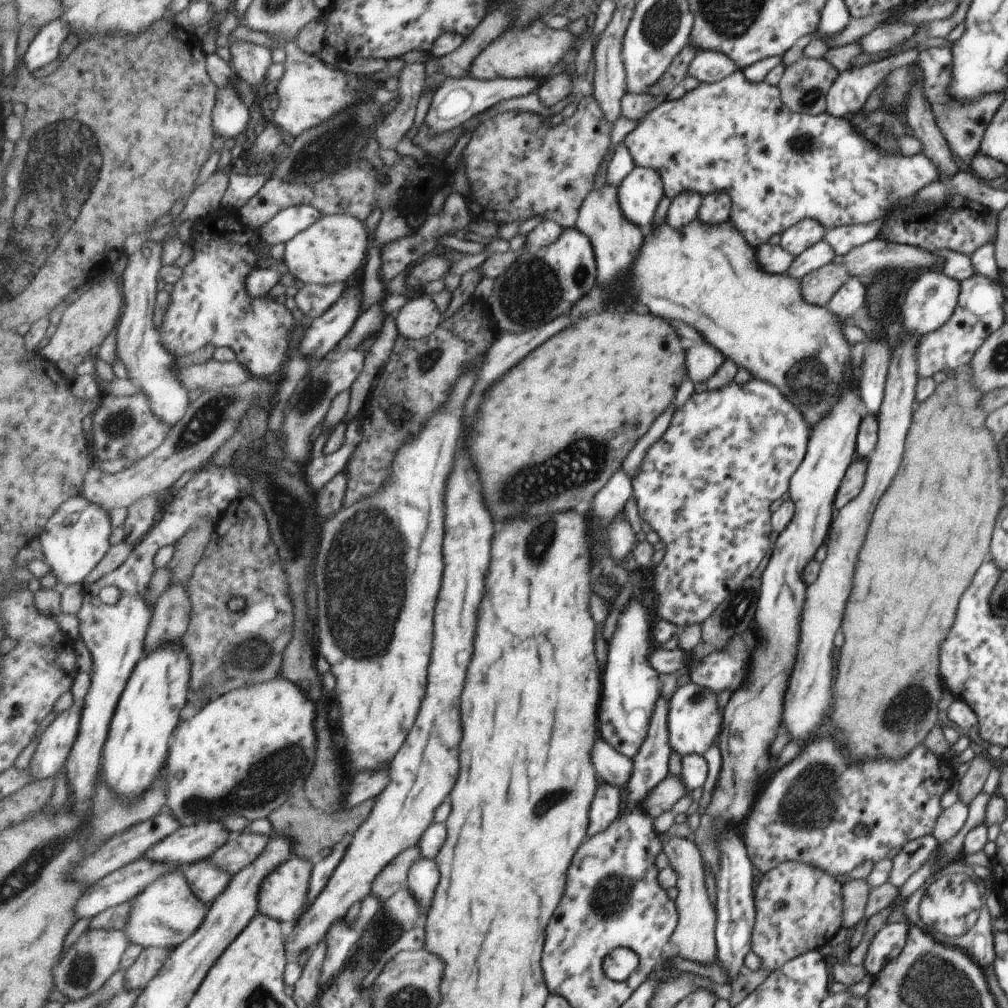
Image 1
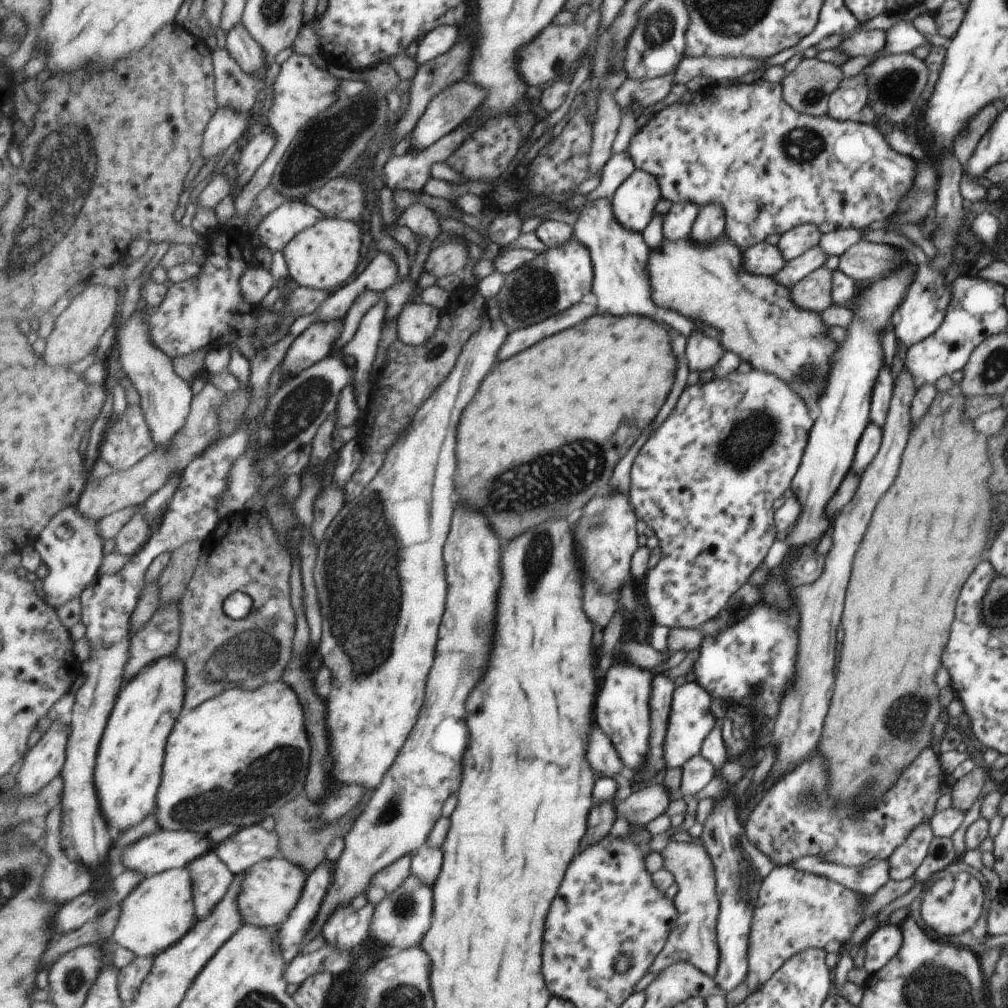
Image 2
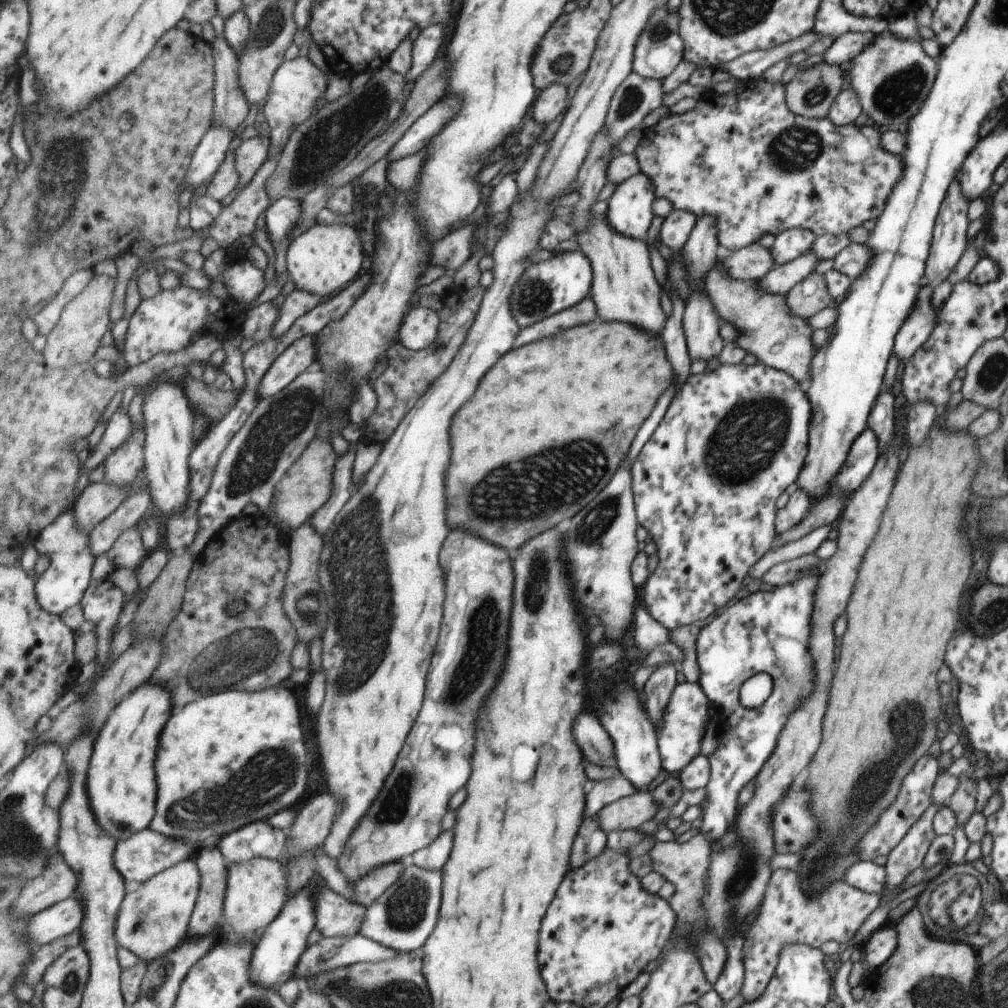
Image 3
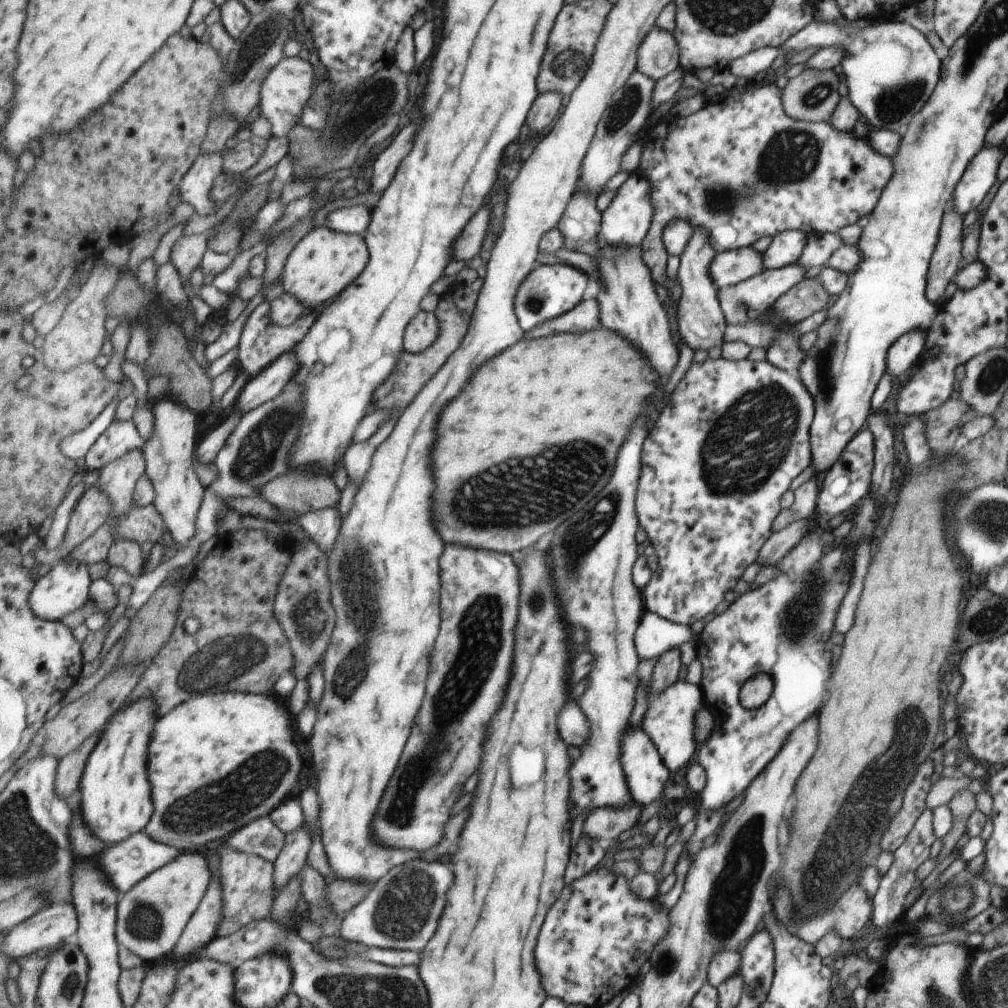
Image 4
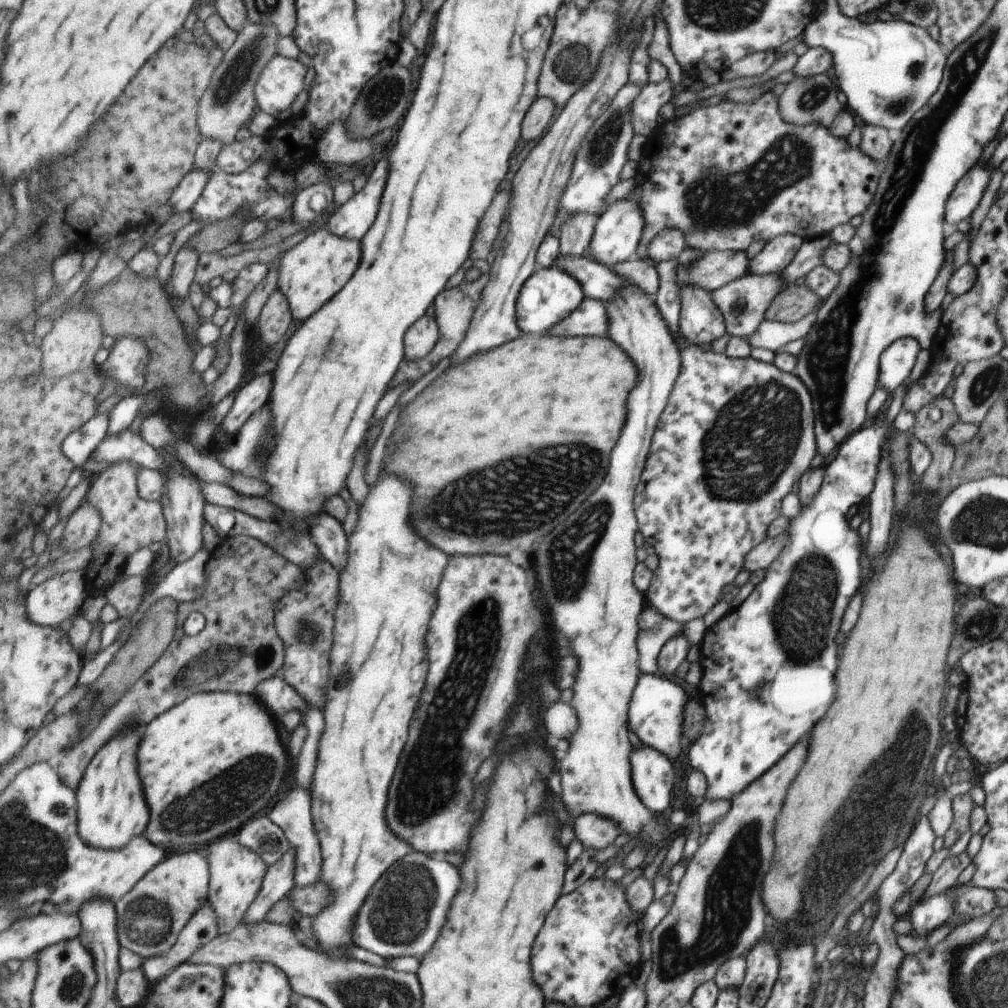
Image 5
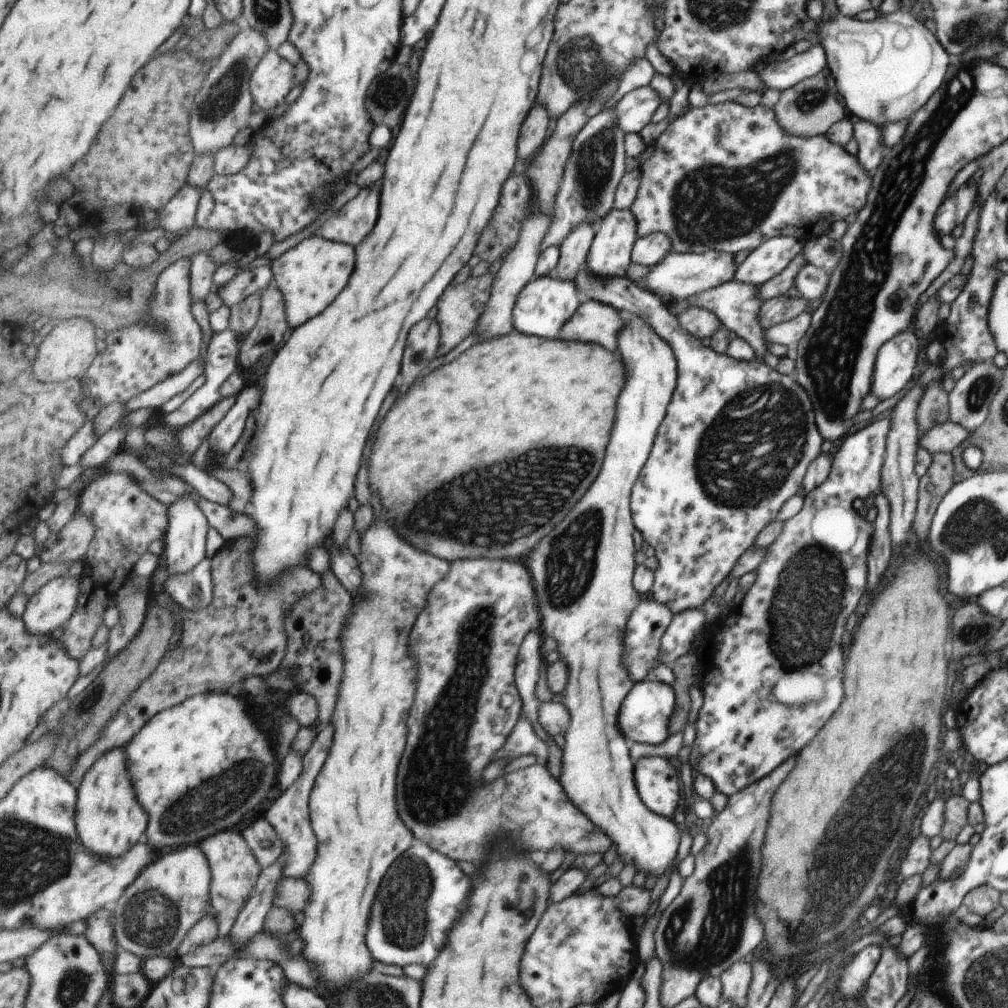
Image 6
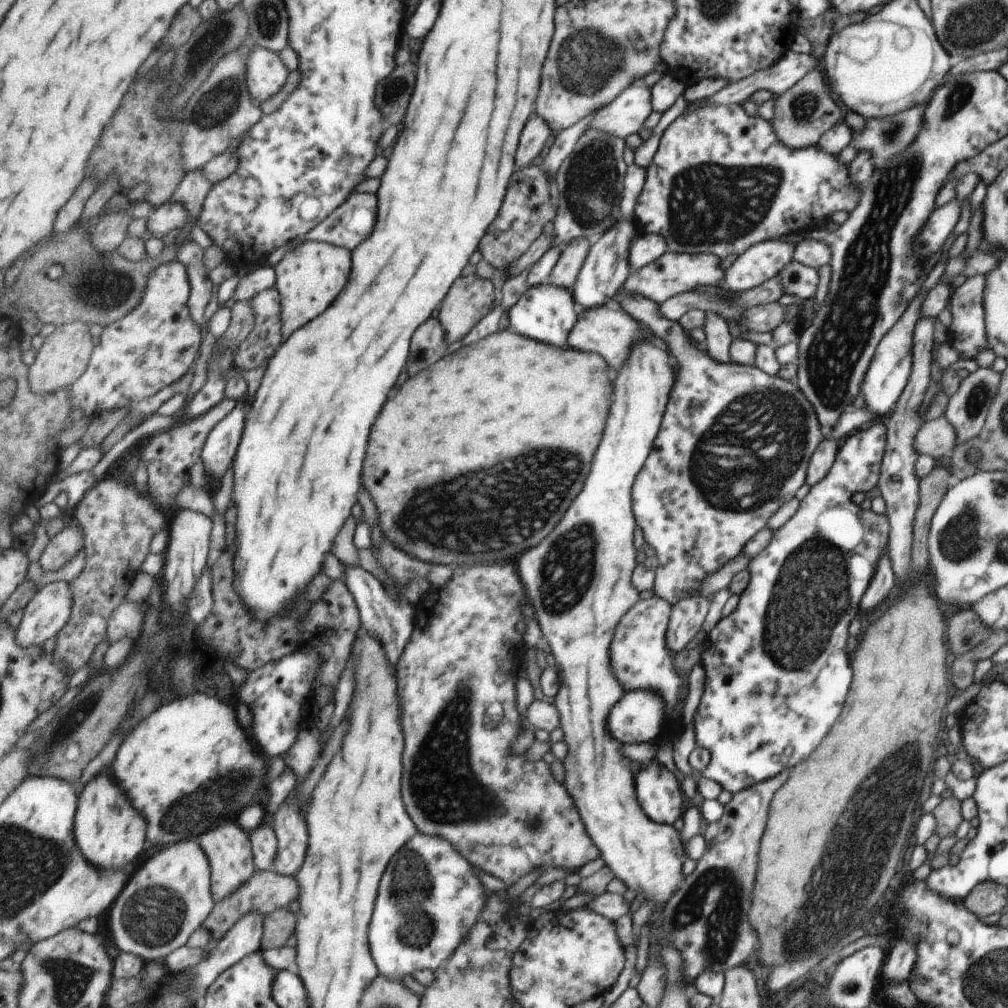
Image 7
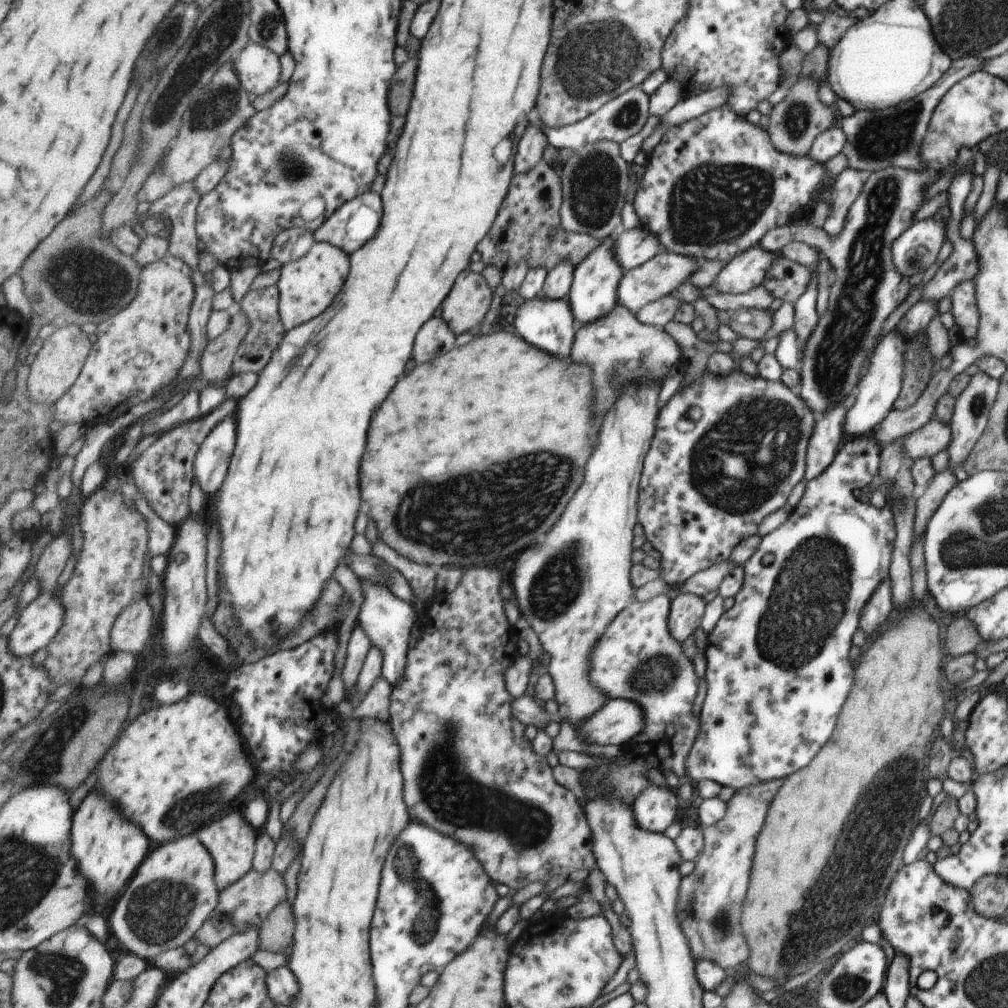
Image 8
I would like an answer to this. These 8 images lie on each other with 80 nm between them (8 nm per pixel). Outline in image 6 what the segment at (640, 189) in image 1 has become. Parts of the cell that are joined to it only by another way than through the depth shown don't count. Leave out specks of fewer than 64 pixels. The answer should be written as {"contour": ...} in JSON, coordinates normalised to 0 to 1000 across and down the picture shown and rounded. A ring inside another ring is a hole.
{"contour":[[[606,207],[591,227],[583,252],[581,264],[585,273],[618,275],[632,238],[632,217],[626,207]]]}

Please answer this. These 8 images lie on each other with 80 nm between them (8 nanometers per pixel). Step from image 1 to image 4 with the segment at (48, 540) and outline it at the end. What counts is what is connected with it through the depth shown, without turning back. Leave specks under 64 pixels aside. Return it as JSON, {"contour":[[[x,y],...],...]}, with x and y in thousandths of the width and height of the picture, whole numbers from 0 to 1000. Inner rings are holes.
{"contour":[[[68,556],[59,557],[54,559],[47,569],[36,577],[31,588],[30,600],[35,609],[40,611],[41,614],[63,615],[68,607],[72,607],[72,605],[76,605],[80,601],[86,605],[91,577],[86,559],[76,560],[76,558],[68,558]]]}

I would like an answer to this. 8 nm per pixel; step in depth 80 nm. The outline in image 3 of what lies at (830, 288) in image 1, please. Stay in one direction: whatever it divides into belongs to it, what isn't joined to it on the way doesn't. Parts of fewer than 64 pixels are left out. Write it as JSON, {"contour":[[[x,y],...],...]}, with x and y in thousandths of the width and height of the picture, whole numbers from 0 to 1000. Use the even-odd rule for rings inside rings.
{"contour":[[[809,269],[794,278],[779,293],[784,311],[797,317],[807,314],[809,311],[827,301],[819,277]]]}

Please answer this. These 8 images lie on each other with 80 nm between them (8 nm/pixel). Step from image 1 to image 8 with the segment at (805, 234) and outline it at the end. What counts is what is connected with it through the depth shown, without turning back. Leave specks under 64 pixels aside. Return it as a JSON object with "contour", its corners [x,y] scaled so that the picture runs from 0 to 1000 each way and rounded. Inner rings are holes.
{"contour":[[[751,242],[721,259],[705,283],[721,292],[741,290],[759,278],[774,256],[773,249],[759,248]]]}

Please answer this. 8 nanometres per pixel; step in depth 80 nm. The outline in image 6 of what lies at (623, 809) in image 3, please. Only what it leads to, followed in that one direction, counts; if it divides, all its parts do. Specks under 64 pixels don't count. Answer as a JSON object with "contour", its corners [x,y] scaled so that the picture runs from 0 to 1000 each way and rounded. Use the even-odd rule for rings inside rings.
{"contour":[[[477,554],[477,556],[455,556],[447,560],[445,569],[436,577],[436,581],[432,581],[432,589],[428,589],[428,601],[424,601],[424,607],[418,609],[410,631],[408,631],[408,641],[416,653],[416,667],[418,677],[416,677],[416,687],[414,687],[414,694],[406,712],[406,724],[408,724],[408,732],[404,736],[404,752],[400,752],[400,815],[404,815],[404,819],[408,819],[408,823],[412,823],[412,831],[414,835],[428,835],[428,839],[432,839],[432,843],[439,843],[439,847],[447,847],[447,851],[455,851],[455,853],[463,853],[469,857],[477,857],[485,845],[485,837],[493,831],[501,831],[507,829],[509,833],[513,833],[515,841],[523,841],[523,843],[533,843],[533,833],[551,833],[551,837],[559,837],[559,841],[563,845],[572,845],[572,847],[590,847],[590,845],[602,845],[608,839],[608,833],[596,825],[561,788],[559,780],[541,764],[535,762],[533,758],[509,768],[503,768],[497,778],[497,790],[493,792],[489,786],[489,780],[493,780],[495,776],[489,776],[485,780],[477,778],[475,780],[475,766],[479,766],[485,758],[485,754],[491,750],[491,744],[497,744],[497,740],[503,736],[505,728],[509,726],[511,718],[517,712],[517,704],[519,704],[519,694],[517,688],[513,685],[511,679],[511,665],[515,659],[515,645],[517,639],[521,637],[523,629],[529,625],[537,623],[537,607],[533,601],[533,591],[531,591],[530,575],[528,569],[517,562],[515,558],[507,558],[507,556],[491,556],[491,554]]]}

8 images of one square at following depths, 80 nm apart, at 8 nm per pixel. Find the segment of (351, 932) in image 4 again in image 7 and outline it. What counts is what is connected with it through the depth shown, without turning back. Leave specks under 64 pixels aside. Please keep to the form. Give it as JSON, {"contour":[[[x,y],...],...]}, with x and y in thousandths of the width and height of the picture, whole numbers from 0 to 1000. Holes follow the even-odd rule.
{"contour":[[[414,827],[408,833],[408,839],[402,839],[388,855],[388,863],[384,863],[384,871],[380,871],[380,883],[373,894],[371,910],[367,917],[367,939],[377,966],[390,972],[398,972],[404,966],[412,966],[416,962],[434,962],[438,954],[443,952],[451,940],[459,935],[465,921],[475,911],[475,905],[481,899],[481,879],[469,867],[469,859],[449,843],[449,839],[435,829]]]}

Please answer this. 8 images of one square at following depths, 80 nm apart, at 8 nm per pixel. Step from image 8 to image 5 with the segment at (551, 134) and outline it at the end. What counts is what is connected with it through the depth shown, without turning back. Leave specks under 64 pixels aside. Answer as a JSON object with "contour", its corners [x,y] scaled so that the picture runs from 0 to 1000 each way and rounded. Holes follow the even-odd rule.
{"contour":[[[665,76],[653,82],[644,82],[636,88],[634,95],[625,102],[627,128],[630,134],[642,135],[652,126],[652,111],[667,95]]]}

